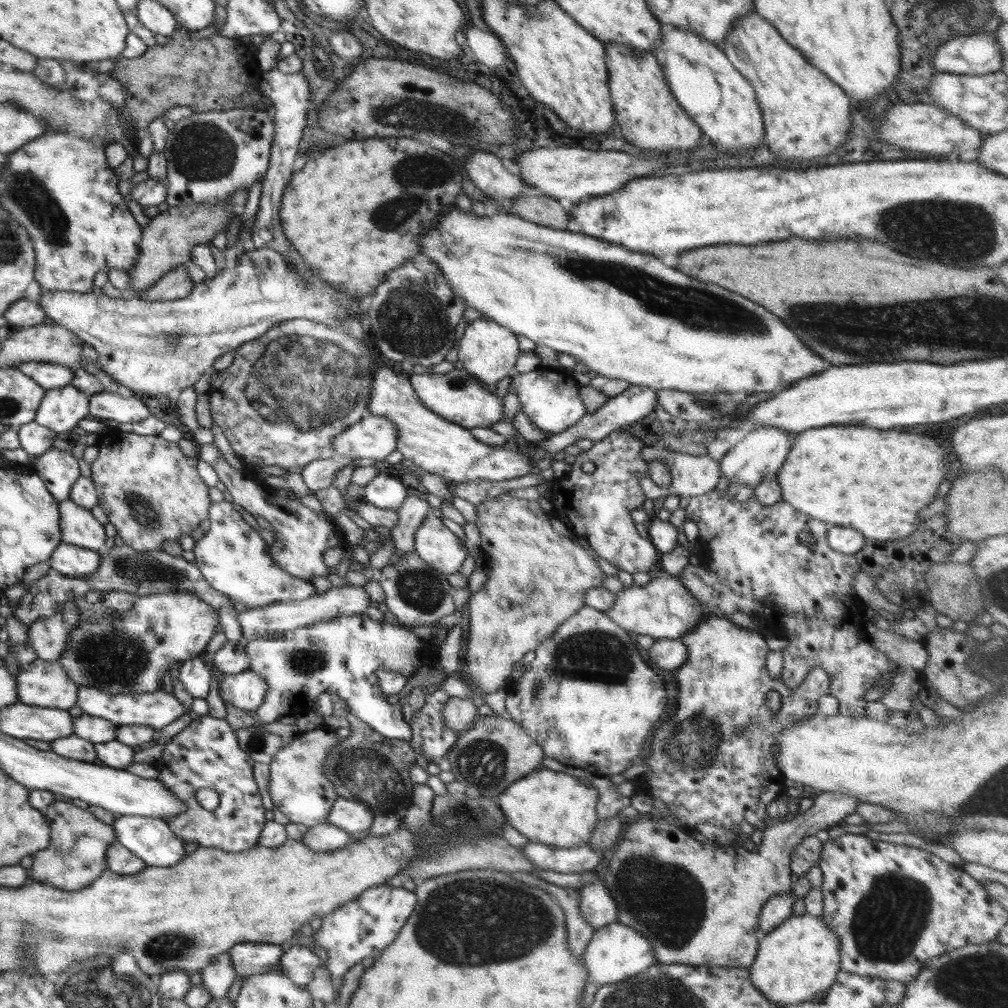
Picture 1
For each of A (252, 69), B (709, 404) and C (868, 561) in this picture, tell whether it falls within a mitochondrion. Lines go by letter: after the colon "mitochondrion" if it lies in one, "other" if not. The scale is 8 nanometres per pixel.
A: other
B: mitochondrion
C: other

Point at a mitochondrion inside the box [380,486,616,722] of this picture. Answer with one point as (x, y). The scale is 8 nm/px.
(418, 587)

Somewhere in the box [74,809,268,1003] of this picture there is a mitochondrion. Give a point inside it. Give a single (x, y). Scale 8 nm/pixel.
(169, 945)

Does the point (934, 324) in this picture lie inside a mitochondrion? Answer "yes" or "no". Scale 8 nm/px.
yes

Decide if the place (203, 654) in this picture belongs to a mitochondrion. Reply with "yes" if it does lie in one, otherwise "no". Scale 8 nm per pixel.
no

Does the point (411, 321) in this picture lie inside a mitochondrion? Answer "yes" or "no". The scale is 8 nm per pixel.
yes

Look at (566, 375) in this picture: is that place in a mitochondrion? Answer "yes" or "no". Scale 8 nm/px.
no

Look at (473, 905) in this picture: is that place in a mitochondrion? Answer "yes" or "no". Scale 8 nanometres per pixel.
yes

